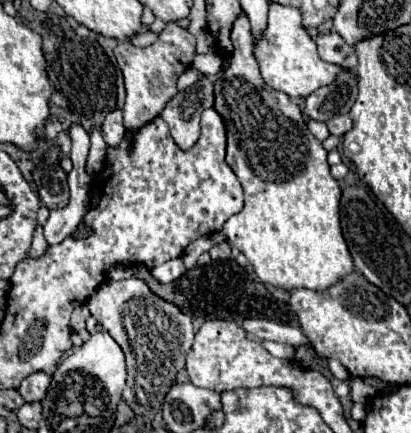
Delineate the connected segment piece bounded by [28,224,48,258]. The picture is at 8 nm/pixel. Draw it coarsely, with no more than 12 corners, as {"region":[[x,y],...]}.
{"region":[[42,226],[34,230],[34,242],[28,256],[38,258],[46,252],[48,244],[42,236]]}

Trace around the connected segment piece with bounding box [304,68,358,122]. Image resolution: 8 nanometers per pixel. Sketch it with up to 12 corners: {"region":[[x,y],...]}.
{"region":[[342,68],[334,82],[306,98],[312,120],[350,112],[358,80]]}

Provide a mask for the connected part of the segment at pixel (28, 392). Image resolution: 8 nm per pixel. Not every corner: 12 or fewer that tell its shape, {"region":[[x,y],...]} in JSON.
{"region":[[34,372],[18,390],[26,402],[44,400],[52,380],[46,372]]}

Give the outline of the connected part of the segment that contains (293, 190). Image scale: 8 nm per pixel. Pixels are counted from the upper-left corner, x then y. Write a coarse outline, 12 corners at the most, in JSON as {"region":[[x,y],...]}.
{"region":[[244,12],[214,82],[244,208],[222,234],[264,284],[354,272],[340,186]]}

